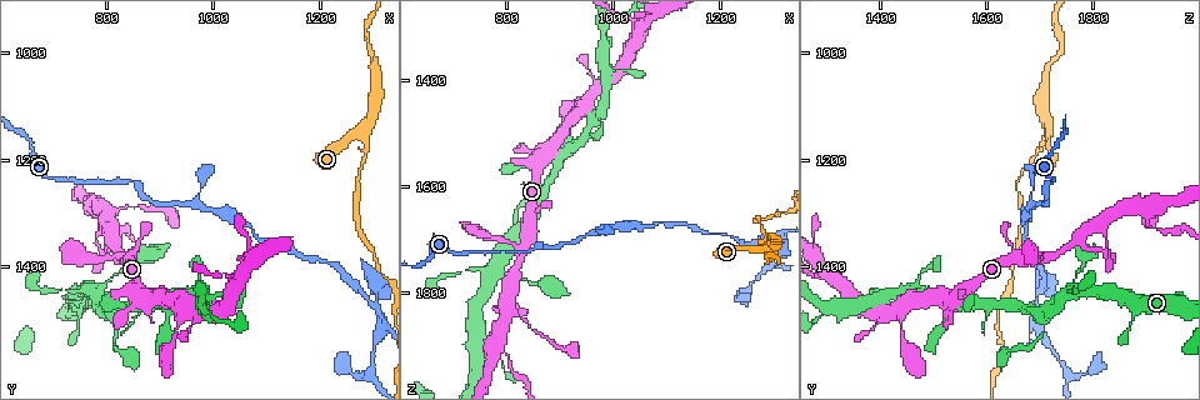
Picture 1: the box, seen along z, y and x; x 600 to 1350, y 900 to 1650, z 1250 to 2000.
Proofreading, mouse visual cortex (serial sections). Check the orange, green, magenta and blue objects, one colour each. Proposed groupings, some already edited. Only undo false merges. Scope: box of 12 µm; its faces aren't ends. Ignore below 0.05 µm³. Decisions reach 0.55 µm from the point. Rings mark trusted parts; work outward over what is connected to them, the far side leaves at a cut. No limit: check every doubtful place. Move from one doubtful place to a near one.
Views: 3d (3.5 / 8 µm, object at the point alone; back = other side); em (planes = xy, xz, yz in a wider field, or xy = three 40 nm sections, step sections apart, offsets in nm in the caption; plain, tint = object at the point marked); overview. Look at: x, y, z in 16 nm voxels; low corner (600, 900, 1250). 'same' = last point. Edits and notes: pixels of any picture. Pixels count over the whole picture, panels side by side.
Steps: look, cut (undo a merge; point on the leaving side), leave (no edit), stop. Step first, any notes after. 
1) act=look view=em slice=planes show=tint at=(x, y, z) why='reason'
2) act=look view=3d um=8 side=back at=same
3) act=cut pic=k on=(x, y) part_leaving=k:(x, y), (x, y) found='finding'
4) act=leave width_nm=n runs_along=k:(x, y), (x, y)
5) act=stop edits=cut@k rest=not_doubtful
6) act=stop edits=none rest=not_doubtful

act=look view=3d um=3.5 at=(960, 1285, 1690) why='abrupt turn'

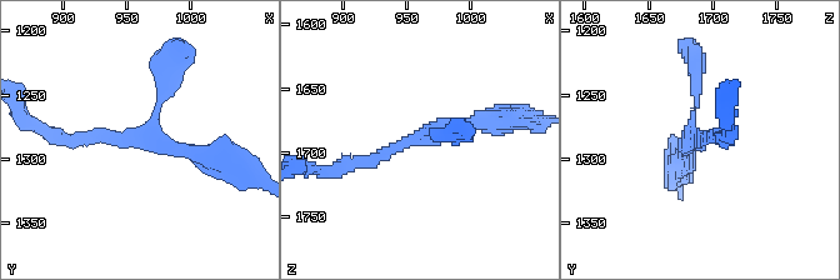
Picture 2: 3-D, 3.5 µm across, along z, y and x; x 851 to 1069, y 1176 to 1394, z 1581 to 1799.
act=look view=em slice=xy step=5 show=tint at=(962, 1288, 1688) why='now the EM'

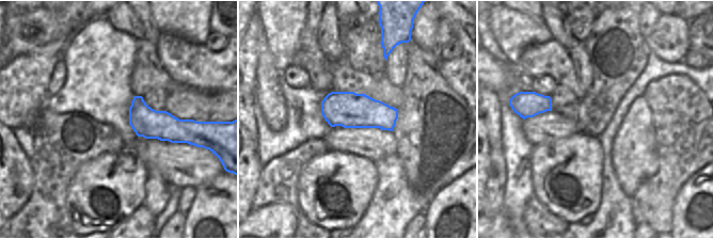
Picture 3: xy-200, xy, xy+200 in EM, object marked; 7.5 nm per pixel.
act=look view=em slice=planes show=tint at=same

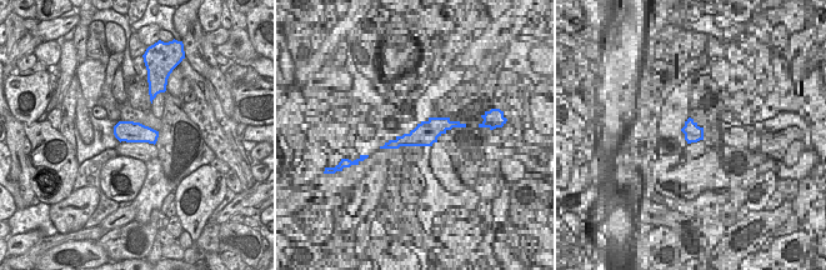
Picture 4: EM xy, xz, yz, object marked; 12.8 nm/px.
act=leave found='continuous, no second cell'

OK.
act=look view=3d um=8 side=back at=(1270, 1155, 1715)

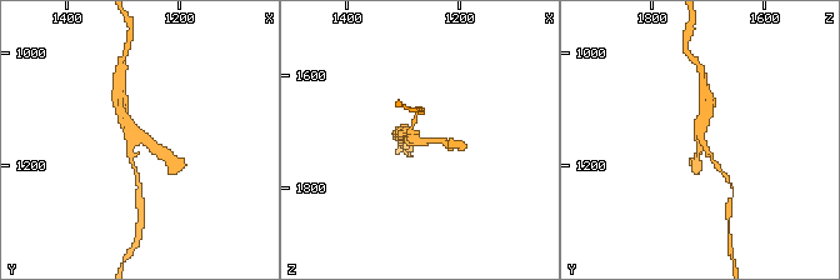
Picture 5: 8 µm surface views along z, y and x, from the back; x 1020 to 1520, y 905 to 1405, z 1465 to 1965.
act=look view=3d um=3.5 side=back at=(1265, 1155, 1720)

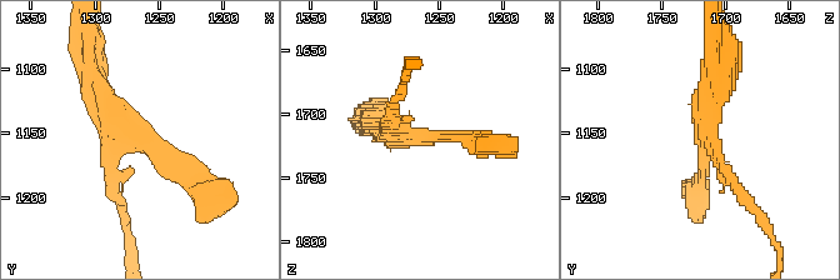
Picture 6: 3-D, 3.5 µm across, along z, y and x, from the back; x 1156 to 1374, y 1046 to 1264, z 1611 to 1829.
act=look view=em slice=xy step=5 show=tint at=(1268, 1156, 1718) arms=3 arm_widths_nm=150,200,300 why='now the EM'

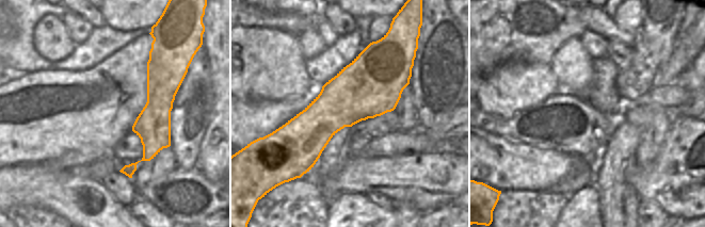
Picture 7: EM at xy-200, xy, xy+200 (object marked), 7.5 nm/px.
act=leave runs_along=6:(201, 191), (136, 141), (90, 76) found='one cell here'

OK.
act=look view=em slice=xy step=2 show=tint at=(1305, 1475, 1690) why='two arms at a narrow angle'

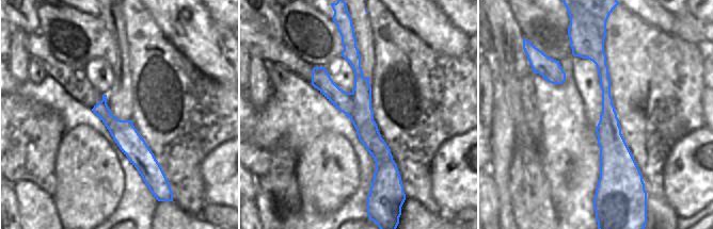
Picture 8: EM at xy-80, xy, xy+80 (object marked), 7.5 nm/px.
act=look view=3d um=3.5 side=back at=same

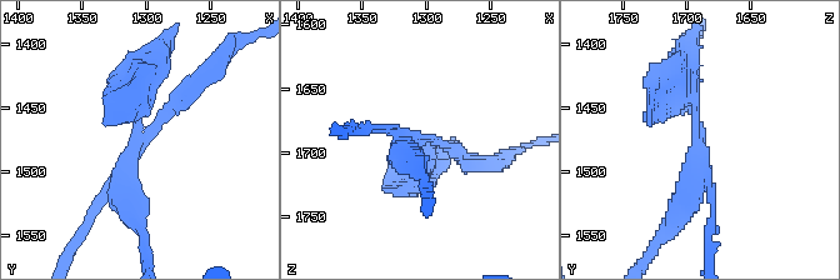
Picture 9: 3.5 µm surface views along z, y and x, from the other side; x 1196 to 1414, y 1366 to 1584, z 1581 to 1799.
act=cut pic=9 on=(121, 210) found='a second cell is stuck on'

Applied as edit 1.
act=stop edits=cut@9 rest=not_doubtful

